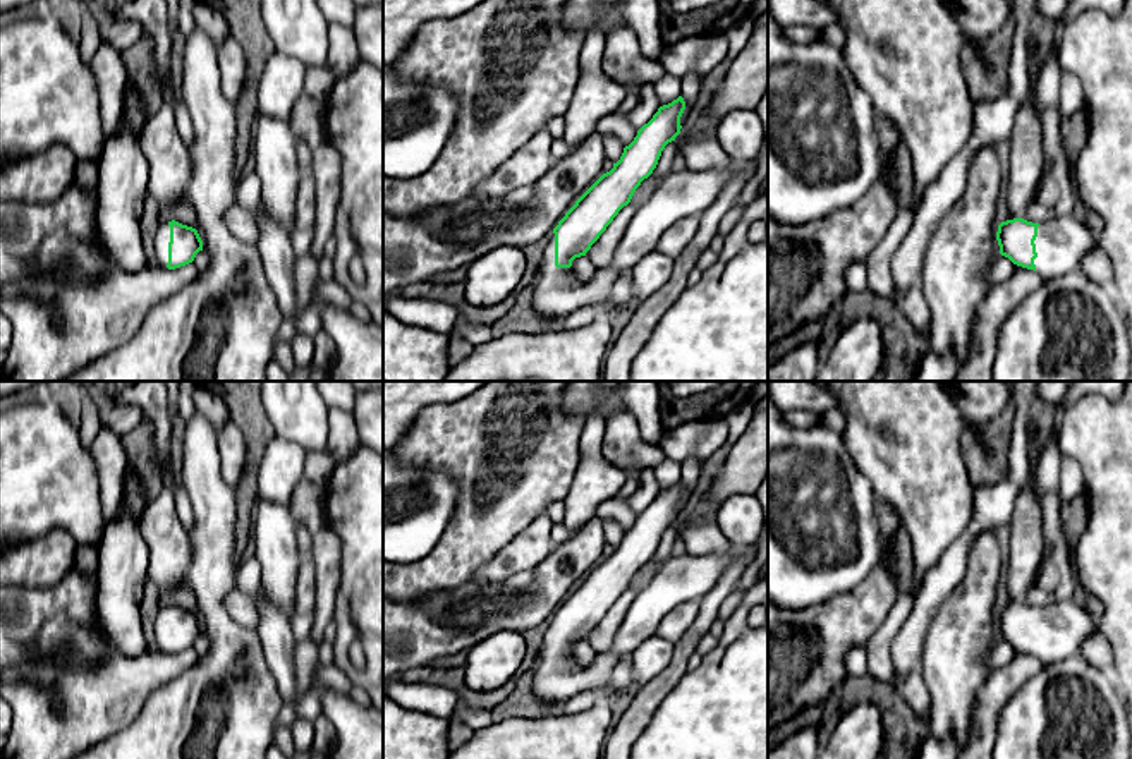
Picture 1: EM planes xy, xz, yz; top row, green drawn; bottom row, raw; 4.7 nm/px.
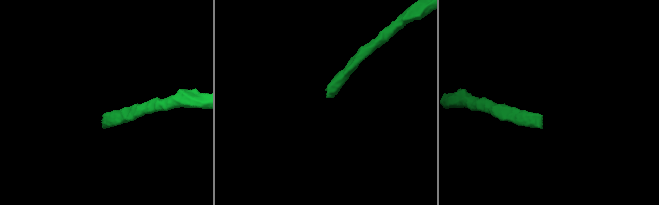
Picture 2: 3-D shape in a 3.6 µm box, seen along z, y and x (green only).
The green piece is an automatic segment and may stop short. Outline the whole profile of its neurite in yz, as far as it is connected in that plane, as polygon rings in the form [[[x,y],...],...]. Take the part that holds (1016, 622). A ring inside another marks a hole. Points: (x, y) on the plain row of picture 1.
[[[1068,599],[1044,608],[1024,603],[1001,606],[996,625],[1001,641],[1050,665],[1079,656],[1080,646],[1094,632],[1098,620]]]

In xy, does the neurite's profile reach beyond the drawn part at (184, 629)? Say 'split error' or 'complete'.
split error

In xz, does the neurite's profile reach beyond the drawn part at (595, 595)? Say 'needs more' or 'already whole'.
needs more

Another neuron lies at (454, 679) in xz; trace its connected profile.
[[[423,666],[414,670],[409,677],[423,683],[448,687],[455,690],[459,699],[471,709],[493,709],[505,699],[510,689],[500,687],[496,690],[474,692],[466,685],[464,668],[440,670],[435,666]]]

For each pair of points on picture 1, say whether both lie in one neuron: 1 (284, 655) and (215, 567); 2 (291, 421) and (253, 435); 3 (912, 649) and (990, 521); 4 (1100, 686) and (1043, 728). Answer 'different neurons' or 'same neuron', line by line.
1: different neurons
2: different neurons
3: same neuron
4: same neuron

